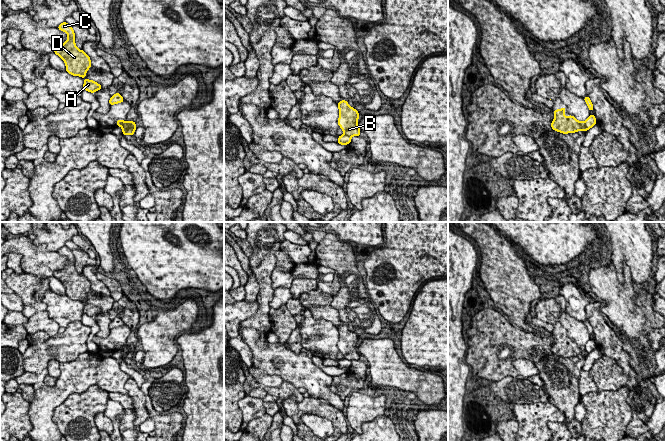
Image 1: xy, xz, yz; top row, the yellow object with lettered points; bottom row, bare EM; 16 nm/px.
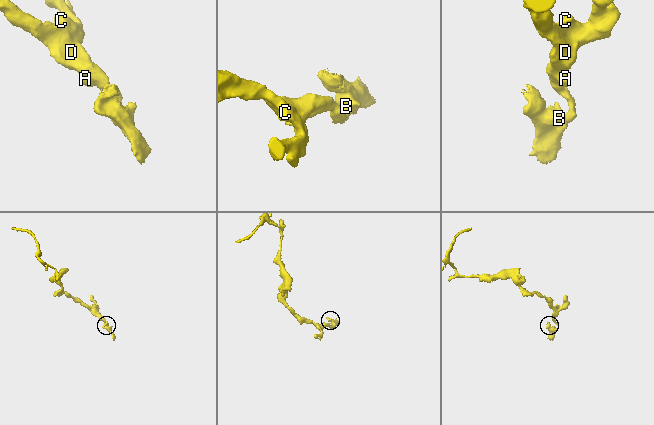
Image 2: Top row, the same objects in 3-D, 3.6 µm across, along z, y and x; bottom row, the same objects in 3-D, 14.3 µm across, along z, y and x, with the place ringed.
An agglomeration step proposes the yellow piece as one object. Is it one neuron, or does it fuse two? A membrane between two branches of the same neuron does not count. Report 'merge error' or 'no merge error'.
merge error

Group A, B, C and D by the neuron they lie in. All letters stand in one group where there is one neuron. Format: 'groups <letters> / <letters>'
groups A C D / B

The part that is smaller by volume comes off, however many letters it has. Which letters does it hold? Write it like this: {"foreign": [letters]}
{"foreign": ["B"]}

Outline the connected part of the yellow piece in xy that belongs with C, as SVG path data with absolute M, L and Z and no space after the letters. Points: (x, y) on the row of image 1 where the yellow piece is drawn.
M63 22L57 28L66 32L68 39L61 46L55 47L54 53L65 62L66 71L69 74L84 78L86 72L92 66L90 57L83 50L76 47L75 33L72 26L67 22Z

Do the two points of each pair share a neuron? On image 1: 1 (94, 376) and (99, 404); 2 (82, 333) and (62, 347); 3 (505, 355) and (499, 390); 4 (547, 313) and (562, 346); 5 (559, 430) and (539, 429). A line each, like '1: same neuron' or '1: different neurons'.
1: different neurons
2: same neuron
3: different neurons
4: same neuron
5: different neurons

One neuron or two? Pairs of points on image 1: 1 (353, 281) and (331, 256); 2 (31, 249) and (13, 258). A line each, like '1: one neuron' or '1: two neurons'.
1: one neuron
2: two neurons

